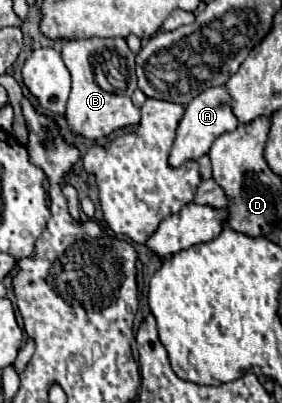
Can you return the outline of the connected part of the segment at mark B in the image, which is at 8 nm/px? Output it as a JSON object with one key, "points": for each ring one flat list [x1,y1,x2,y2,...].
{"points":[[86,38,66,40,62,58,72,74,72,90,66,104,66,118,74,132,88,140,98,140,114,134,118,128,136,126,140,110,132,104,130,96,138,88,134,74,134,52,126,46,124,38]]}

